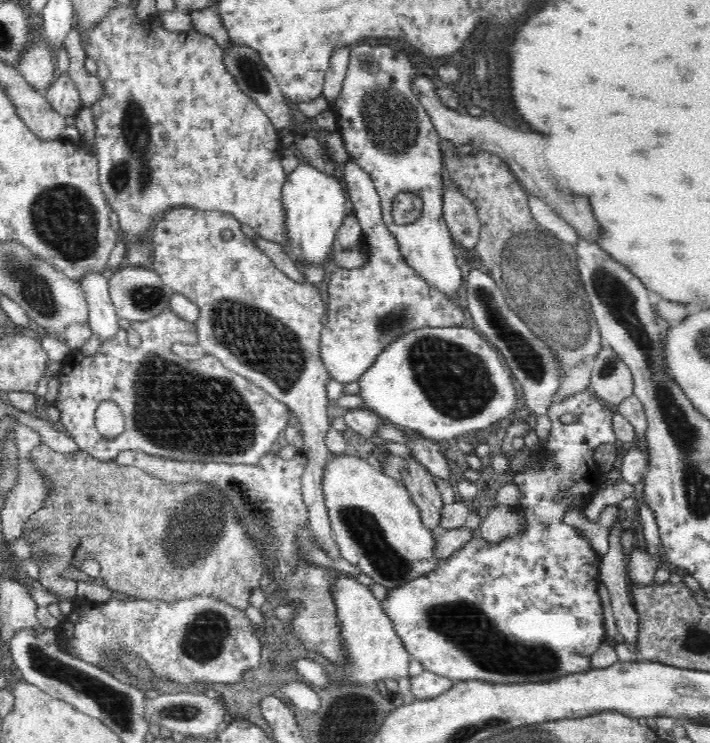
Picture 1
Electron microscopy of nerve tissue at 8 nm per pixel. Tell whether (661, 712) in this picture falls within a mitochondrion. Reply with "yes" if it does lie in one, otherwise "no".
no

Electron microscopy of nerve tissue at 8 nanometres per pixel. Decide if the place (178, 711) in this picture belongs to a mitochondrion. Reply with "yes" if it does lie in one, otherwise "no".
yes

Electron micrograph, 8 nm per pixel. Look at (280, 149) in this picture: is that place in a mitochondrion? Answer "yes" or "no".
no

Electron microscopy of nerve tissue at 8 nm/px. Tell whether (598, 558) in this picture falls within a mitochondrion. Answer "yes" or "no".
no

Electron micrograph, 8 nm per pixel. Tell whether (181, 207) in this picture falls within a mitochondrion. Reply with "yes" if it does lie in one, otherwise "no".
no

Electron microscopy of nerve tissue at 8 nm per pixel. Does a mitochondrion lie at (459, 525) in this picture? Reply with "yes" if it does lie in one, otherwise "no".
no

